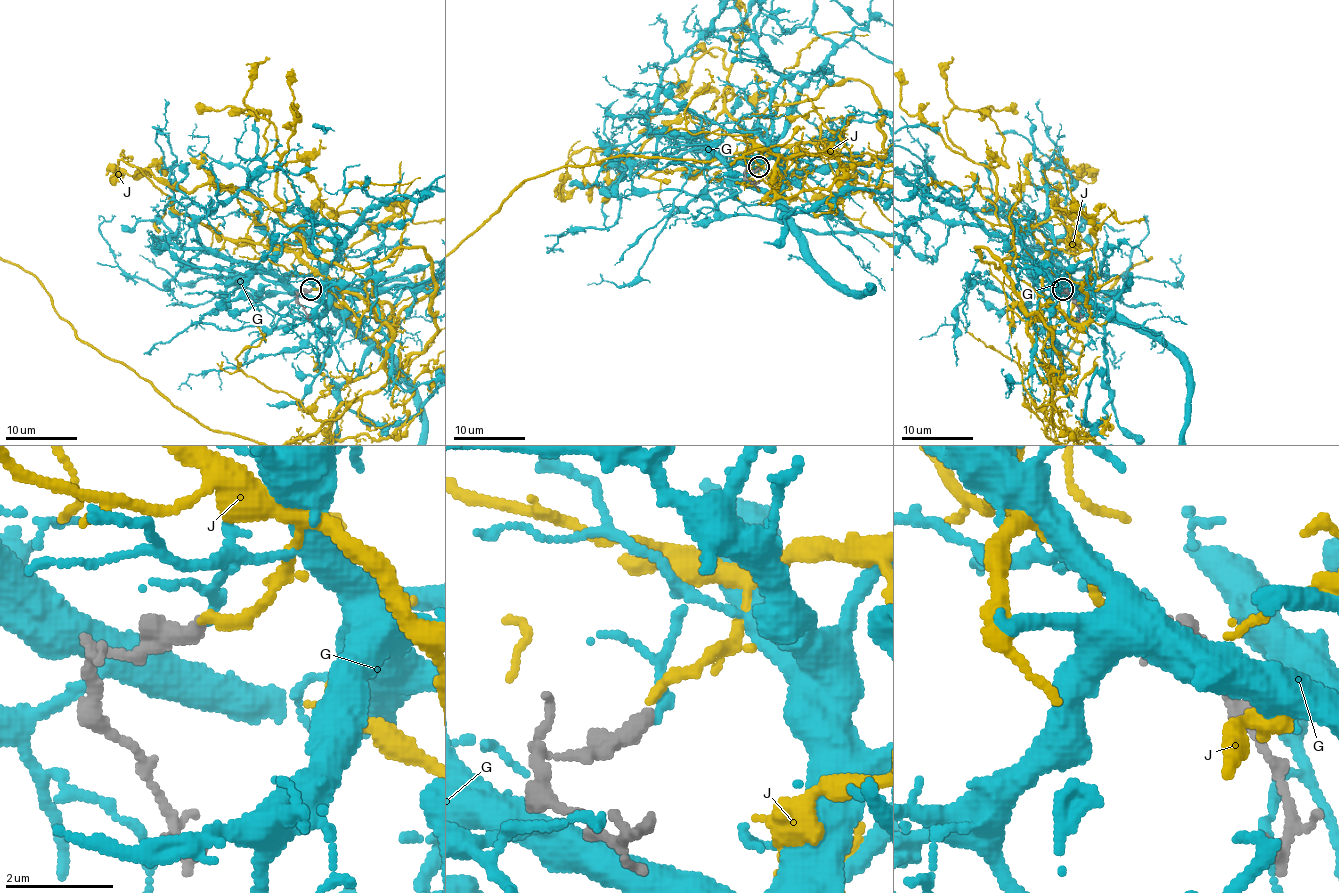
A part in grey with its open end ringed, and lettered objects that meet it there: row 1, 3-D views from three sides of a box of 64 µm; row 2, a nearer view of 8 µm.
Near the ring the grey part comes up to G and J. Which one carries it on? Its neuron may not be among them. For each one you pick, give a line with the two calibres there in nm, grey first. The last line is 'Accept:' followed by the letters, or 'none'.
J: 360 nm thick on the grey side, 200 nm on the other
Accept: J

